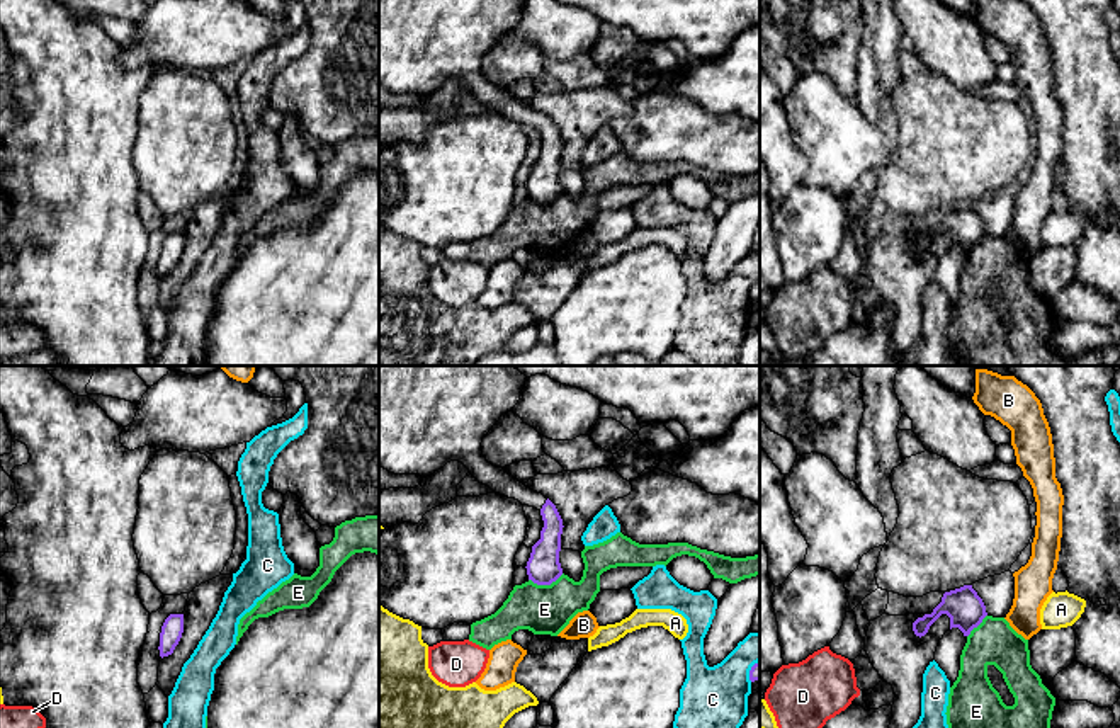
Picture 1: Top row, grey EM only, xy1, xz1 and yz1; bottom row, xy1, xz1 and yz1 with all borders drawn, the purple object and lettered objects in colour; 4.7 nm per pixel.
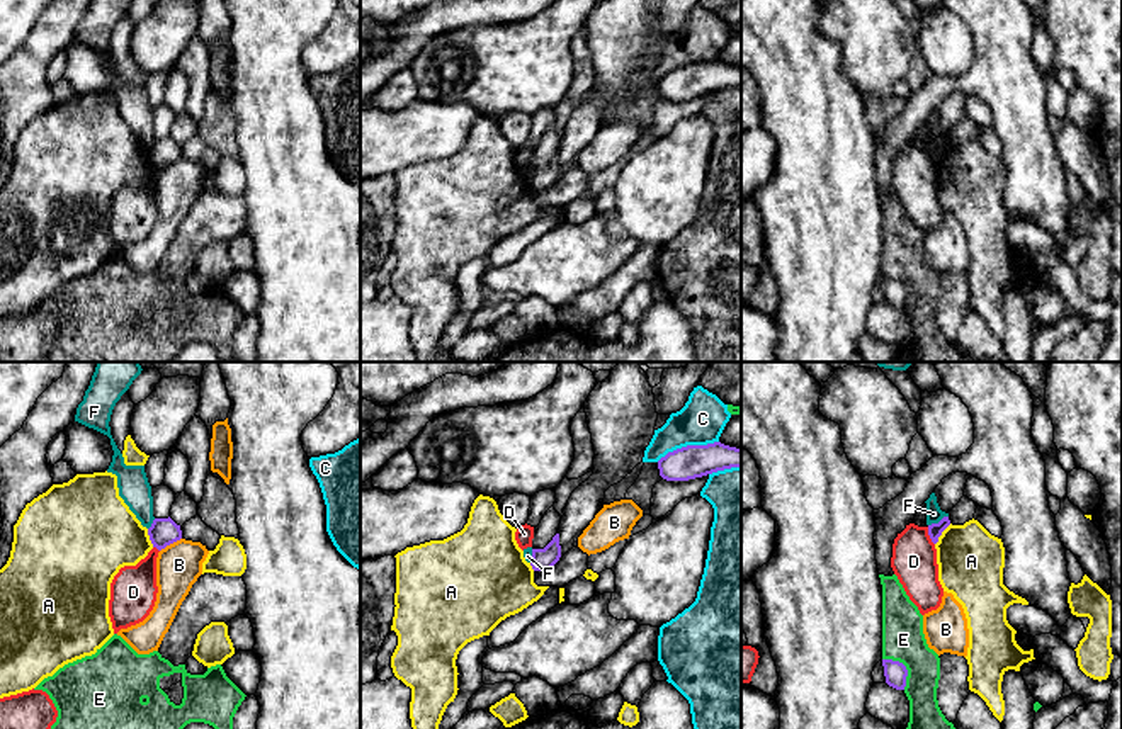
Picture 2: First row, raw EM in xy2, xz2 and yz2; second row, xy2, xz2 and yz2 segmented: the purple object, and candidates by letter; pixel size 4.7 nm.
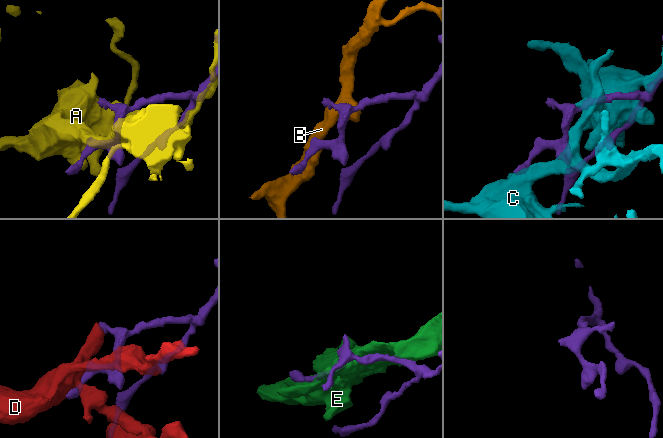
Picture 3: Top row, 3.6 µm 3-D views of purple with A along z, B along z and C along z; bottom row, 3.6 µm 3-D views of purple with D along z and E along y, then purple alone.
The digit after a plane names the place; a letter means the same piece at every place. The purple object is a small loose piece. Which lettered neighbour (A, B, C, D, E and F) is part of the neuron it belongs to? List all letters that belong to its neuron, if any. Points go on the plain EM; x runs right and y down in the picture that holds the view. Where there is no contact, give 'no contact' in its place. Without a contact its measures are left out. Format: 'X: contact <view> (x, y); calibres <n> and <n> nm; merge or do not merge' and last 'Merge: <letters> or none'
A: contact yz2 (940, 153); calibres 70 and 320 nm; do not merge
B: contact xy2 (170, 162); calibres 130 and 220 nm; do not merge
C: contact xz2 (687, 65); calibres 160 and 220 nm; do not merge
D: contact yz2 (929, 153); calibres 70 and 220 nm; do not merge
E: contact yz2 (905, 286); calibres 110 and 200 nm; do not merge
F: contact yz2 (939, 141); calibres 70 and 80 nm; do not merge
Merge: none

